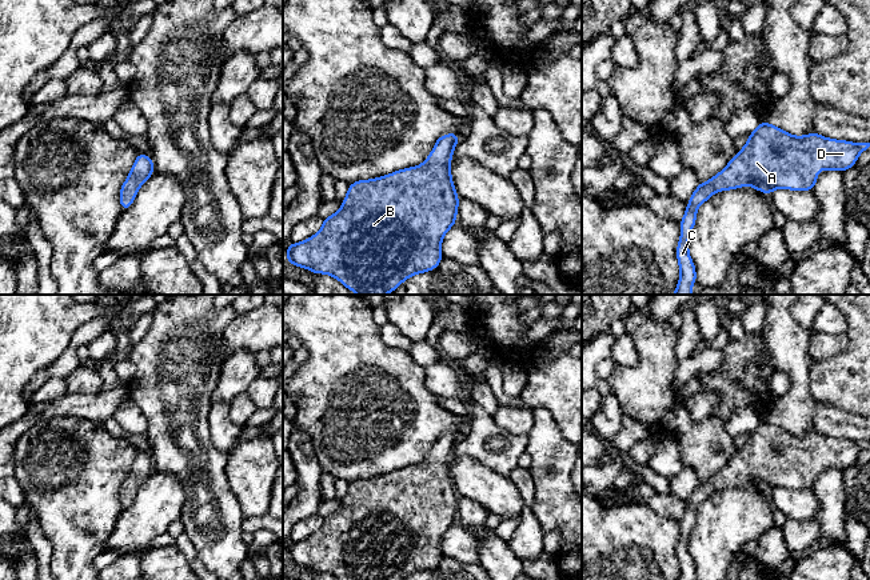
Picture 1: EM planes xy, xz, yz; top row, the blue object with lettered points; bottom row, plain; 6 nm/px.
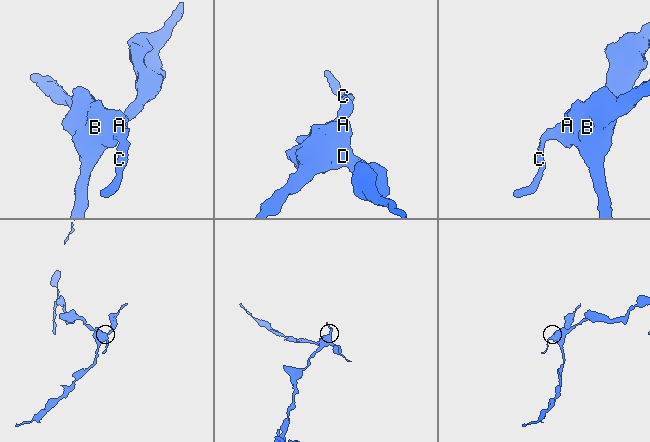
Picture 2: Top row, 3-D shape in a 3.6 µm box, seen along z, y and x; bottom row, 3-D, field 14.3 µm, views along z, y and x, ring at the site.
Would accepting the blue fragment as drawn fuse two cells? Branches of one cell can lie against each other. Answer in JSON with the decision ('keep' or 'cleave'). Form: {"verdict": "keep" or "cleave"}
{"verdict": "keep"}

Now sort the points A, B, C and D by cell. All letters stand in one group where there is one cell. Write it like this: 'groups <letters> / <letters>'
groups A B C D

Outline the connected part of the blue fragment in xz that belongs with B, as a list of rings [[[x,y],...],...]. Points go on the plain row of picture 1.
[[[447,432],[436,439],[432,451],[419,465],[410,465],[376,476],[359,479],[348,485],[340,508],[323,517],[322,528],[306,540],[288,543],[287,560],[312,572],[326,572],[339,580],[404,580],[435,568],[443,557],[442,539],[456,521],[459,496],[451,477],[451,456],[459,432]]]

